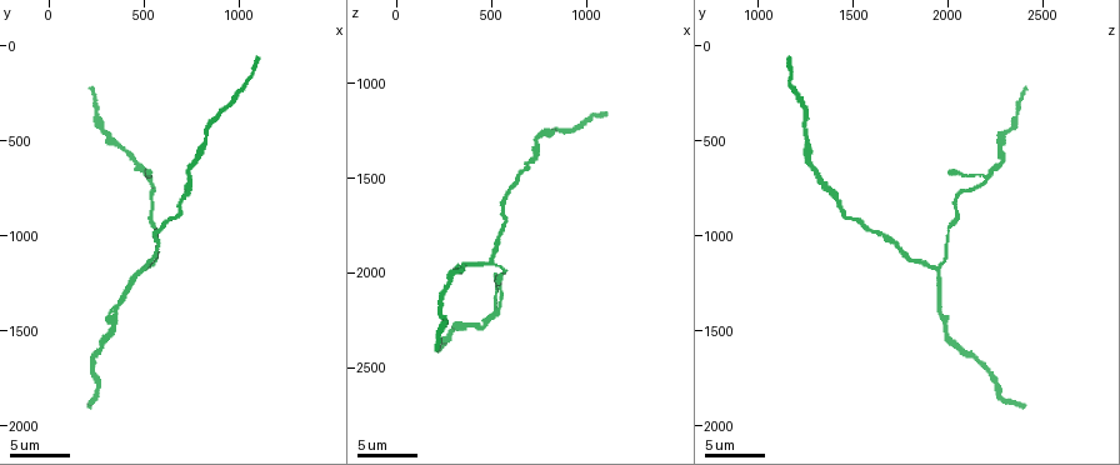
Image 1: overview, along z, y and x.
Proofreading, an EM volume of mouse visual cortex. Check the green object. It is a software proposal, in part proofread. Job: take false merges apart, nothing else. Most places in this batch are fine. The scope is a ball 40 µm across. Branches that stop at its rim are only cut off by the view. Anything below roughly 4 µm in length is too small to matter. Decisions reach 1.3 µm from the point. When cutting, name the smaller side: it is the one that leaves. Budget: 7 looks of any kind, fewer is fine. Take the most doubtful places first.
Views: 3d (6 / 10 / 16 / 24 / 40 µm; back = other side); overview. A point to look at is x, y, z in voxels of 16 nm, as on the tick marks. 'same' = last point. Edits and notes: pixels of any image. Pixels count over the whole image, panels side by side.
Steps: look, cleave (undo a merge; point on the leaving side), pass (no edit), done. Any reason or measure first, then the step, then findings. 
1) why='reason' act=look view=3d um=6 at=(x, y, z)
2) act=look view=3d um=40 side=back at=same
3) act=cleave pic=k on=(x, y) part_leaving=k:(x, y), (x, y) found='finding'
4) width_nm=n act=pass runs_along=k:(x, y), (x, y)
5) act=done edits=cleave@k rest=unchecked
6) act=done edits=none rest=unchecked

why='arms part here' act=look view=3d um=6 at=(490, 1160, 1940)

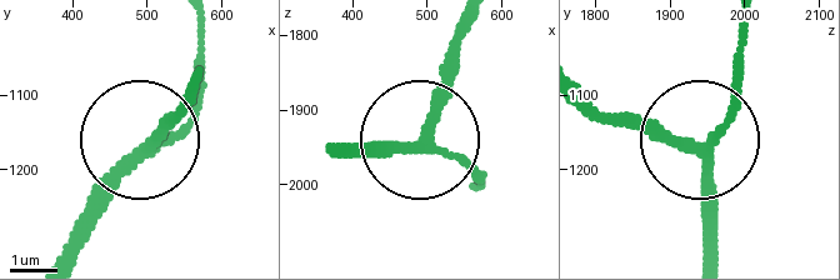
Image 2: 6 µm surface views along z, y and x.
side_arm_um=17 arms=3 act=pass found='one neuron here'

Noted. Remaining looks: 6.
why='sudden change in width' act=look view=3d um=6 at=(550, 720, 2180)

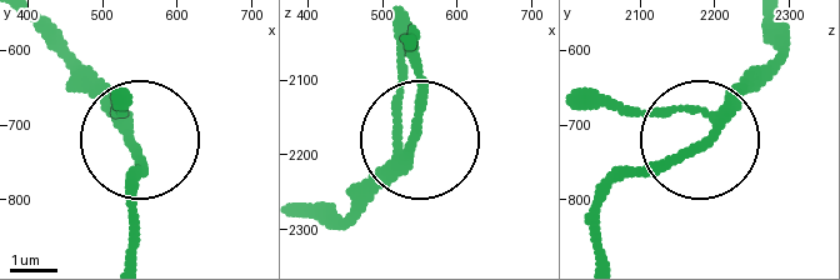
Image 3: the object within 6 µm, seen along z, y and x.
act=pass runs_along=3:(599, 249), (611, 189), (671, 165), (775, 61) found='all the same neuron'

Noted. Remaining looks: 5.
why='calibre changes' act=look view=3d um=10 at=(820, 530, 1260)

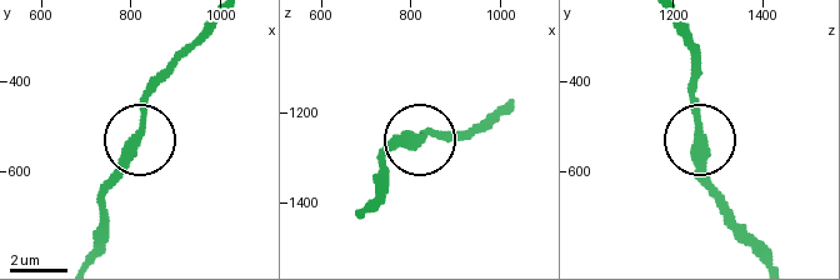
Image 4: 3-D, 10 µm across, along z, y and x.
act=pass runs_along=4:(364, 216), (385, 155), (433, 133) found='all the same neuron'

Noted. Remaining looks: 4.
act=done edits=none rest=unchecked

